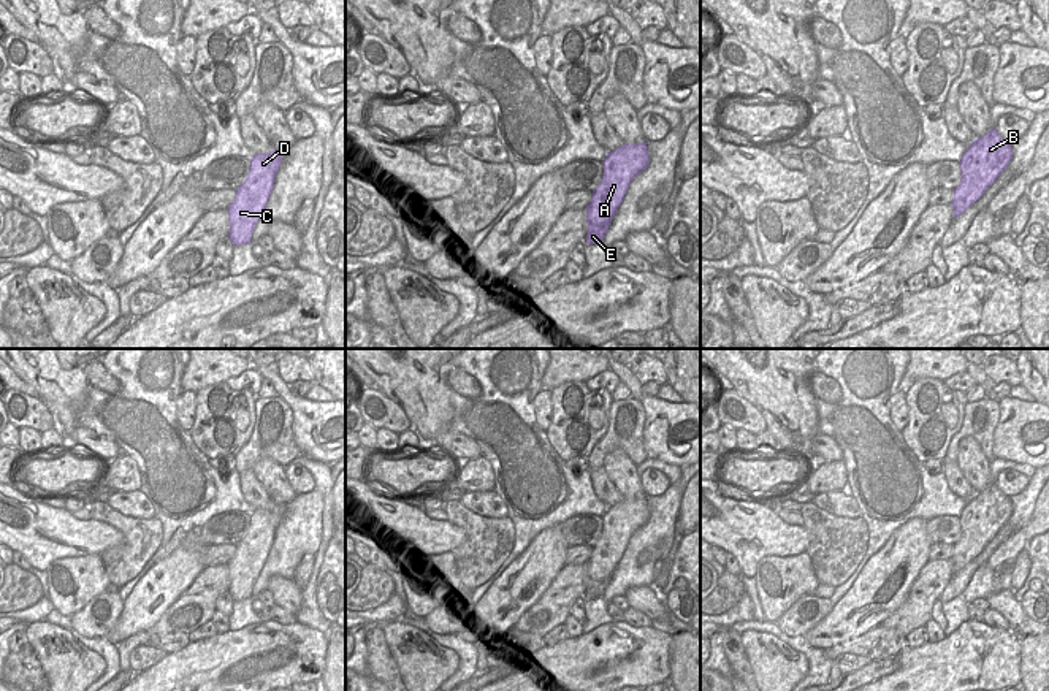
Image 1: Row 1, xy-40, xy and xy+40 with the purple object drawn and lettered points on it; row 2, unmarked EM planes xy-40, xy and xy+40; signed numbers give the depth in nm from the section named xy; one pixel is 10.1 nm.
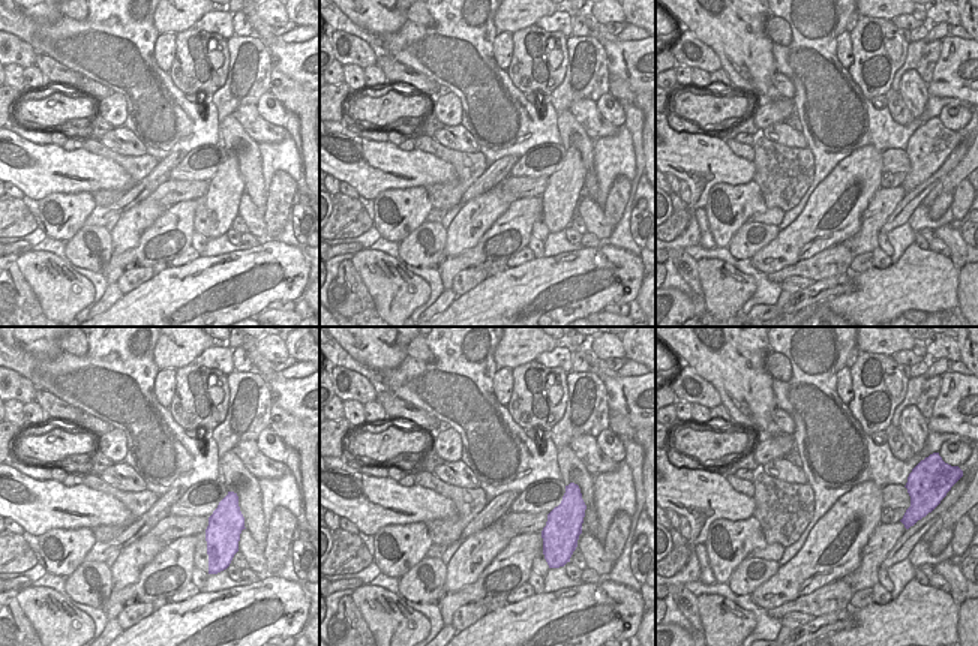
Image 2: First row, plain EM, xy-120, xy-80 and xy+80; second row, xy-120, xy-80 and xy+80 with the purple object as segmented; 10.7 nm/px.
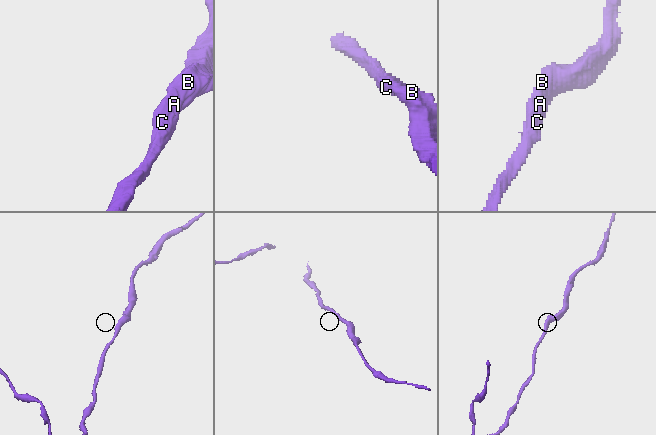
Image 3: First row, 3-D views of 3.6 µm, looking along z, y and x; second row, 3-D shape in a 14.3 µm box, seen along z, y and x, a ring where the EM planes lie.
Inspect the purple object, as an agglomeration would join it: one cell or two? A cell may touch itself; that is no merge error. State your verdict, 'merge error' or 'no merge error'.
no merge error

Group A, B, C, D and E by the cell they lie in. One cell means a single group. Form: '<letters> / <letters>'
A B C D E

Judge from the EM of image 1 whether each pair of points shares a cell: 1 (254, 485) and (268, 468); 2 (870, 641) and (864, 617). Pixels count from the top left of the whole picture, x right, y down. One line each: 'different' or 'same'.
1: different
2: different

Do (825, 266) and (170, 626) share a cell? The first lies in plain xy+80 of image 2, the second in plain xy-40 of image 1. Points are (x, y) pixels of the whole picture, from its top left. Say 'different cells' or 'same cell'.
different cells

